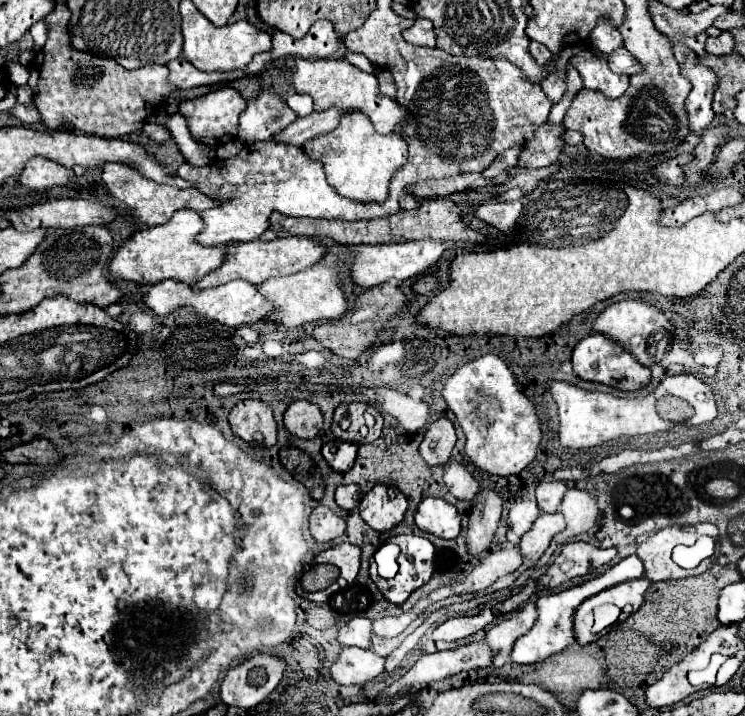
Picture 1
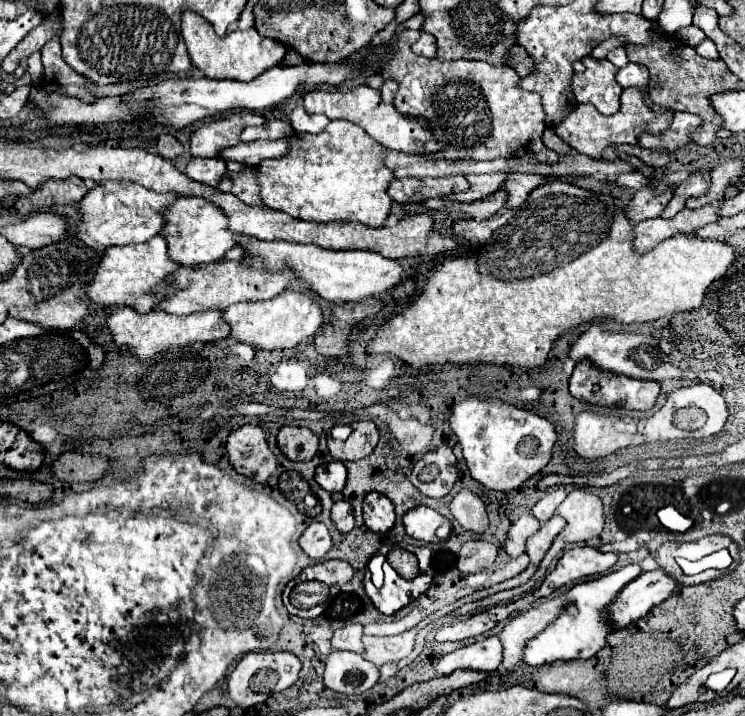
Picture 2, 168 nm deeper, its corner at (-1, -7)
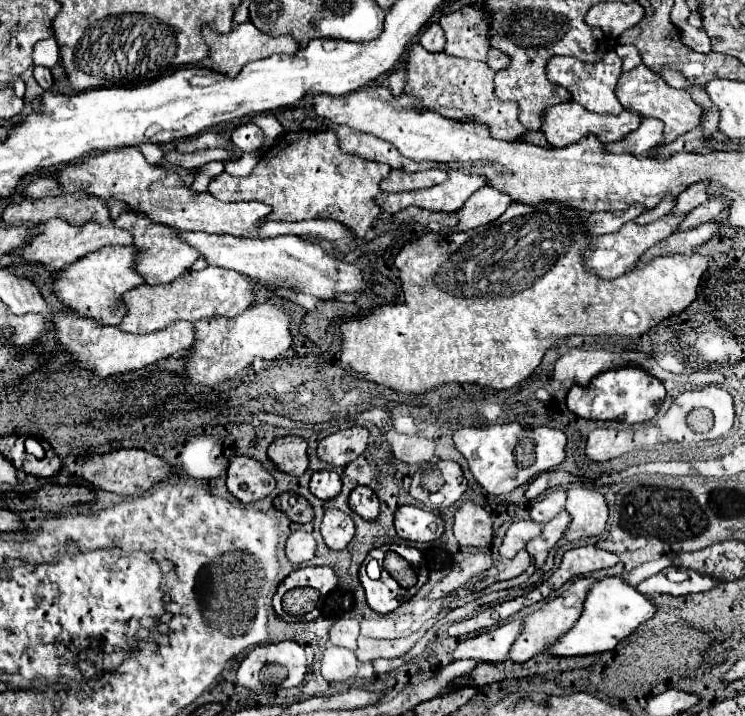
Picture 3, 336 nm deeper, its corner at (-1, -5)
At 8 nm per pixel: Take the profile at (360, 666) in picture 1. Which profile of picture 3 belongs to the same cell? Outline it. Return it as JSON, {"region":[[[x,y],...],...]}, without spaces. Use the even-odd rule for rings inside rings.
{"region":[[[328,647],[322,655],[322,677],[330,683],[354,681],[360,661],[354,651],[344,647]]]}

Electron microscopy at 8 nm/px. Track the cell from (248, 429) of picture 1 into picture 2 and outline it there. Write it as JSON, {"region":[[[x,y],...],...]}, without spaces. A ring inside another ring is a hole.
{"region":[[[244,425],[236,429],[226,443],[230,465],[238,475],[254,479],[256,483],[266,483],[276,471],[276,459],[268,449],[264,431],[254,425]]]}

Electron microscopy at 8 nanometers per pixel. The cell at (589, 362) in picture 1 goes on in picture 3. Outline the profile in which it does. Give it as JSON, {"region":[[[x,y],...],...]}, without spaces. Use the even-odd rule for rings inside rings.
{"region":[[[628,367],[628,369],[612,369],[600,373],[590,385],[580,387],[574,385],[568,391],[566,405],[572,413],[584,419],[600,419],[600,421],[624,421],[624,423],[642,423],[656,415],[658,405],[664,401],[664,385],[650,373]]]}

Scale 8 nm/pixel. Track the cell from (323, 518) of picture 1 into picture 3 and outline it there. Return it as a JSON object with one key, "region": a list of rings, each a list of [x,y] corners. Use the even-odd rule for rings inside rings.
{"region":[[[294,531],[286,541],[286,557],[292,563],[304,563],[310,561],[316,553],[316,539],[312,533],[306,531]]]}

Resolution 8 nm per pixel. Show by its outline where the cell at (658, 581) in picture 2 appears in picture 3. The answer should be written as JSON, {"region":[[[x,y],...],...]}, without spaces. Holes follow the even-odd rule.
{"region":[[[670,565],[662,569],[660,573],[644,579],[638,583],[638,591],[646,597],[658,595],[658,593],[668,593],[668,595],[688,595],[688,593],[700,593],[708,591],[720,581],[714,577],[700,575],[692,569],[682,569],[676,565]]]}

